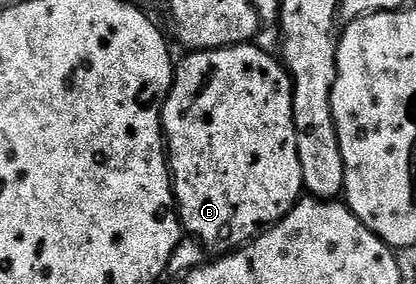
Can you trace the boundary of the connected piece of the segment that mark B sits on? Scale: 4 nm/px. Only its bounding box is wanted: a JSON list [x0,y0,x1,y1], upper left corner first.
[163,43,305,255]

